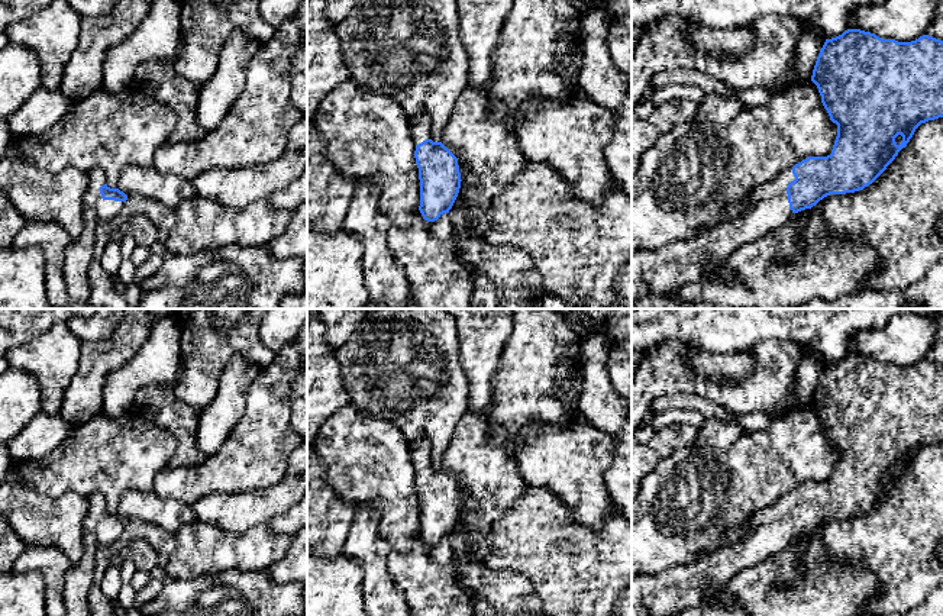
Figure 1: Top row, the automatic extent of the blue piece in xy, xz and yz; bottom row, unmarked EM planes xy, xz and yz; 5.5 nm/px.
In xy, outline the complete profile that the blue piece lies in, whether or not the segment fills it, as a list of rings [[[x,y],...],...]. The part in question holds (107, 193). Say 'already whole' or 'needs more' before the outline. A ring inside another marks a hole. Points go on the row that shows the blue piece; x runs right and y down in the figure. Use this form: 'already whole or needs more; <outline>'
needs more; [[[101,170],[88,172],[84,207],[96,212],[99,223],[114,219],[123,210],[126,200],[127,196],[123,191],[106,184],[106,175]]]

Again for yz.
needs more; [[[847,29],[826,39],[817,57],[811,81],[817,86],[830,120],[837,125],[837,136],[827,157],[808,157],[784,171],[776,180],[759,187],[747,200],[747,209],[723,219],[695,236],[668,244],[656,251],[632,252],[632,300],[647,291],[666,293],[703,278],[718,261],[737,248],[760,239],[788,223],[794,213],[811,209],[830,194],[846,194],[872,184],[907,146],[915,129],[929,120],[943,117],[943,41],[923,35],[911,42],[882,39],[860,29]]]

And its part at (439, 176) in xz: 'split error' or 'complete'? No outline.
split error

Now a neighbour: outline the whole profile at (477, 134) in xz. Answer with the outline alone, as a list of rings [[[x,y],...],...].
[[[468,84],[449,117],[442,143],[469,168],[475,180],[464,186],[464,206],[469,213],[466,233],[485,241],[493,225],[493,200],[510,186],[524,167],[516,130],[506,123],[506,109],[494,109],[490,94]]]

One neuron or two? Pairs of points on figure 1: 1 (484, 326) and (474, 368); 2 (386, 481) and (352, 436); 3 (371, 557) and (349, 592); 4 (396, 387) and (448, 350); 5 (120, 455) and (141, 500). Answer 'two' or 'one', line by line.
1: one
2: one
3: two
4: one
5: two

